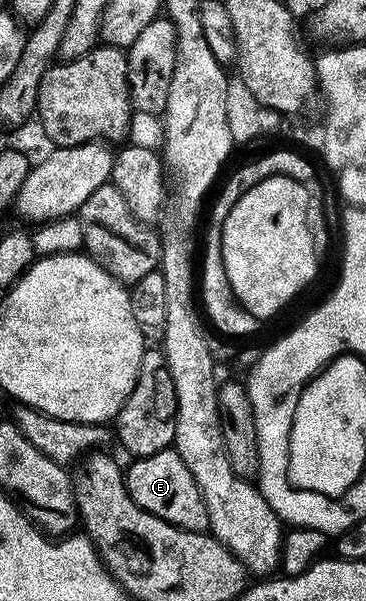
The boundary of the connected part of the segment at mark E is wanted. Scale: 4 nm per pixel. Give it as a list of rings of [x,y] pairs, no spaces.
[[[176,449],[164,451],[155,457],[138,459],[132,465],[134,467],[127,471],[129,492],[141,509],[184,531],[209,531],[207,501],[203,501],[203,493],[191,469],[187,469]]]

